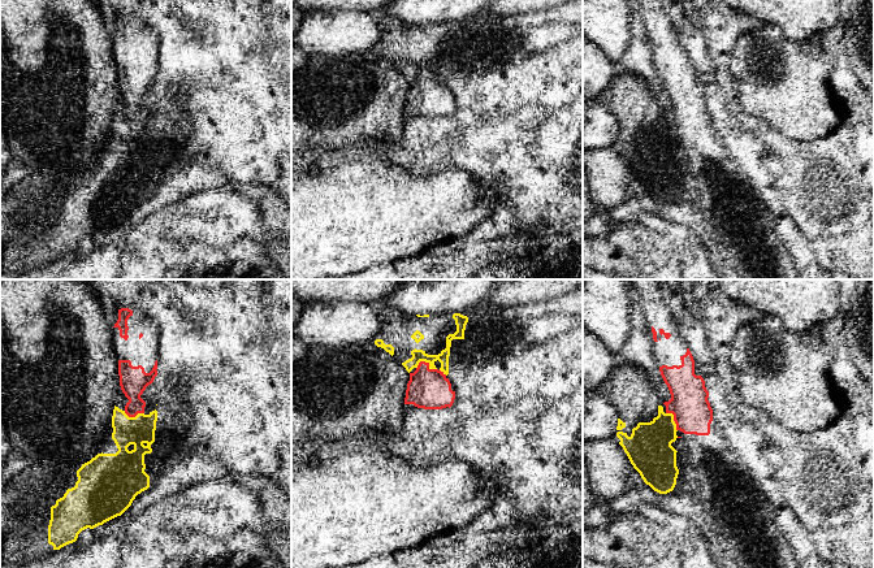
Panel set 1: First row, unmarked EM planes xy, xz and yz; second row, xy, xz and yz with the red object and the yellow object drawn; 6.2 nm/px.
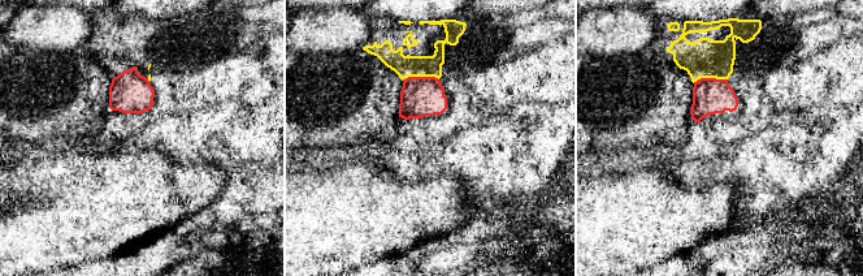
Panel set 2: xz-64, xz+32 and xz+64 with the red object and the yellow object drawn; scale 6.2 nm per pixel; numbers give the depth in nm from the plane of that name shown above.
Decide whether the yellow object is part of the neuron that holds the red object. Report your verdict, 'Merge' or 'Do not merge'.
Do not merge

